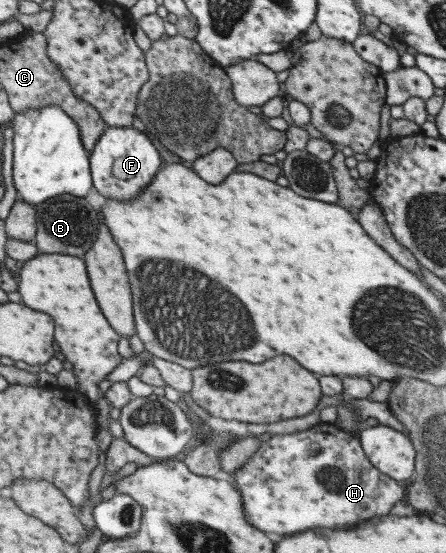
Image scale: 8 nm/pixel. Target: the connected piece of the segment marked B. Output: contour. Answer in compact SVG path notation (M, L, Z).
M69 194L51 197L34 205L36 211L36 234L33 242L41 254L65 254L81 257L87 247L95 241L97 225L101 217L97 217L95 209L89 205L85 198Z

